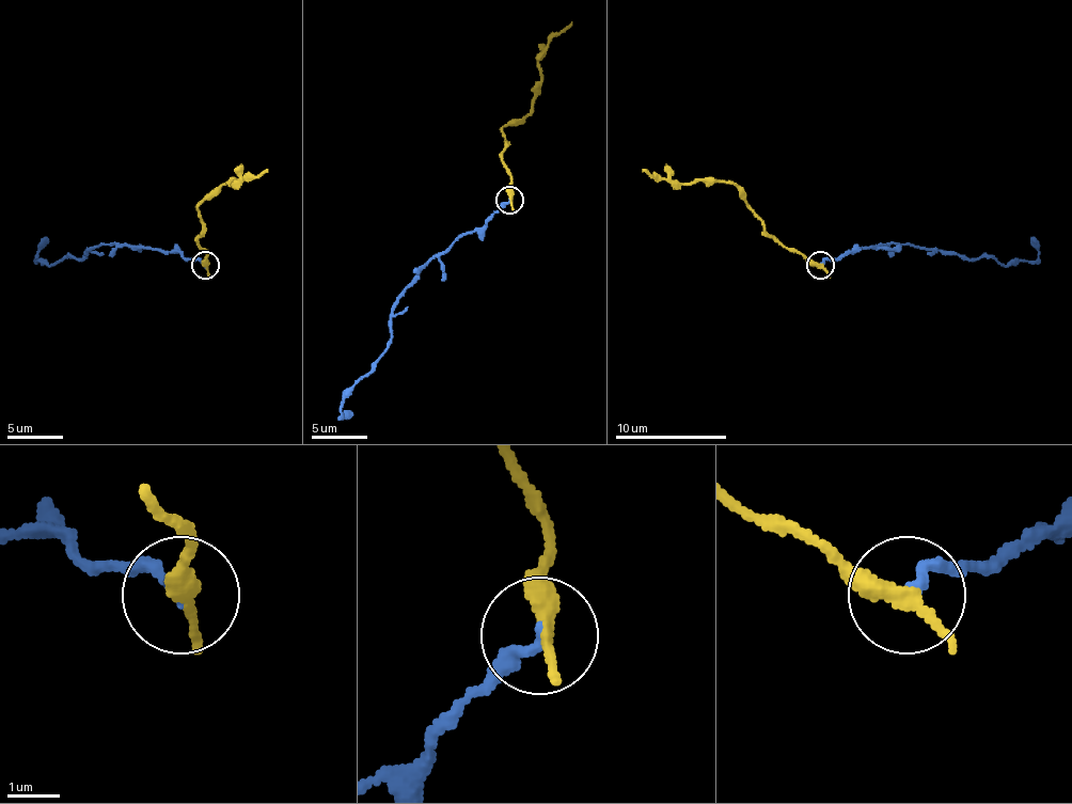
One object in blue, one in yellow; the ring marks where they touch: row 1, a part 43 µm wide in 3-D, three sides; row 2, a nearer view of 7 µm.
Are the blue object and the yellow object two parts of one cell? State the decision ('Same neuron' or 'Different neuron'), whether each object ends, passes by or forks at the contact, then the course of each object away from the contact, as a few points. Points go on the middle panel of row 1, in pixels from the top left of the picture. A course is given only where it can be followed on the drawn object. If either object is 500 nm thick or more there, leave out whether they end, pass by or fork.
Different neuron. At the ring blue ends. At the ring yellow passes by. Course of blue: (508, 201), (420, 272), (392, 312), (392, 340), (383, 356), (359, 381), (342, 418), (350, 411). Course of yellow: (508, 198), (503, 128), (531, 111), (541, 78), (539, 53), (572, 22)

